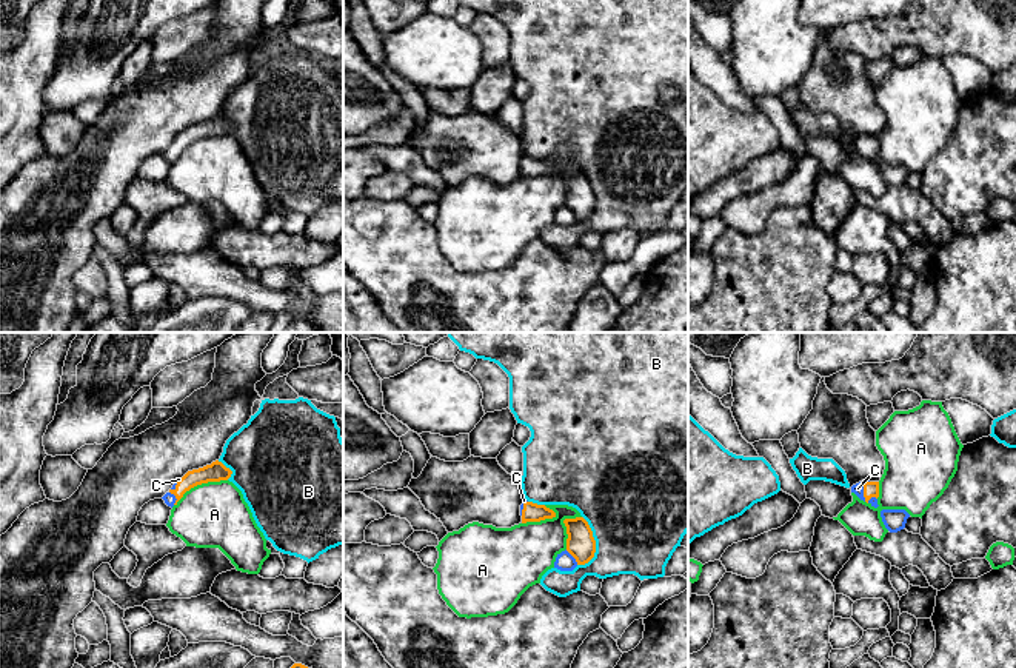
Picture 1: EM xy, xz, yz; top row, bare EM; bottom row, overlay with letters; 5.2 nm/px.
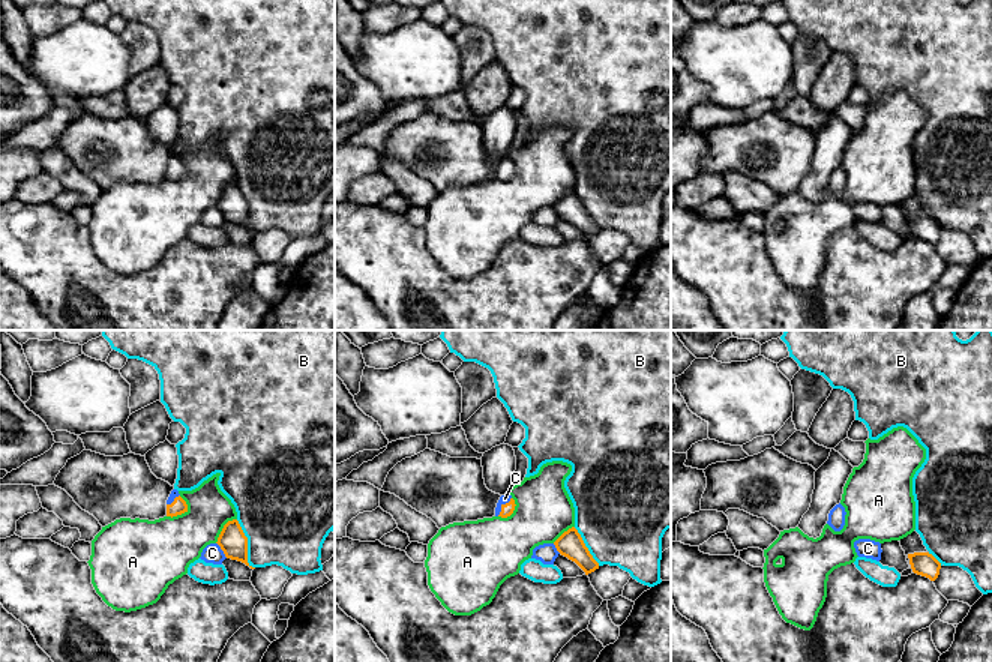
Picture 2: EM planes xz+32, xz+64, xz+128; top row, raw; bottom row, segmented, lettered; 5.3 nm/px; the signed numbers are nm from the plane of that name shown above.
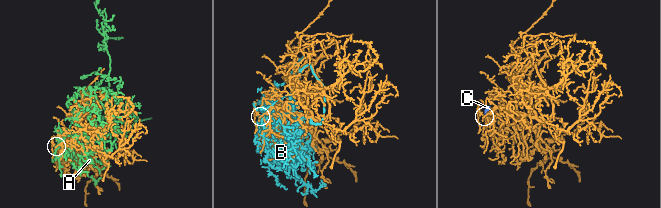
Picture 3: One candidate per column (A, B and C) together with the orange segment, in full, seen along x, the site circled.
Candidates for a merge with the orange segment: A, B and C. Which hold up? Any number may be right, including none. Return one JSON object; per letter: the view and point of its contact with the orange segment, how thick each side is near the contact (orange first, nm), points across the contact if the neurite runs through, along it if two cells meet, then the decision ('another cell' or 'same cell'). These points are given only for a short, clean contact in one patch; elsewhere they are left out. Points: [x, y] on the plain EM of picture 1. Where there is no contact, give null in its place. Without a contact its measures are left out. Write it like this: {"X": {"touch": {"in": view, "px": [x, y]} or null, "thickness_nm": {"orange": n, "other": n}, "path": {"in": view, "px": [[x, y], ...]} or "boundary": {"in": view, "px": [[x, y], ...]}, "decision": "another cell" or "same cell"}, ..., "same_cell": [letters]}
{"A": {"touch": {"in": "xy", "px": [199, 139]}, "thickness_nm": {"orange": 100, "other": 340}, "decision": "another cell"}, "B": {"touch": {"in": "xz", "px": [594, 199]}, "thickness_nm": {"orange": 150, "other": 480}, "decision": "another cell"}, "C": {"touch": {"in": "yz", "px": [864, 146]}, "thickness_nm": {"orange": 80, "other": 60}, "decision": "same cell"}, "same_cell": ["C"]}

